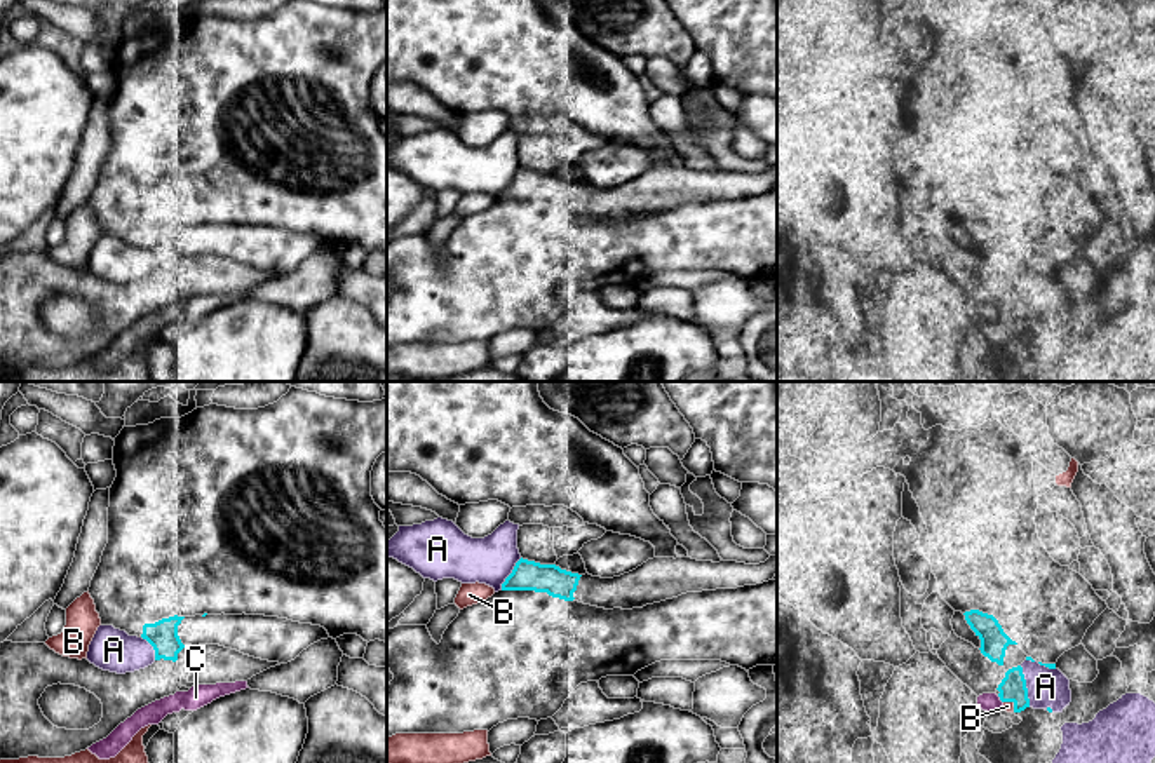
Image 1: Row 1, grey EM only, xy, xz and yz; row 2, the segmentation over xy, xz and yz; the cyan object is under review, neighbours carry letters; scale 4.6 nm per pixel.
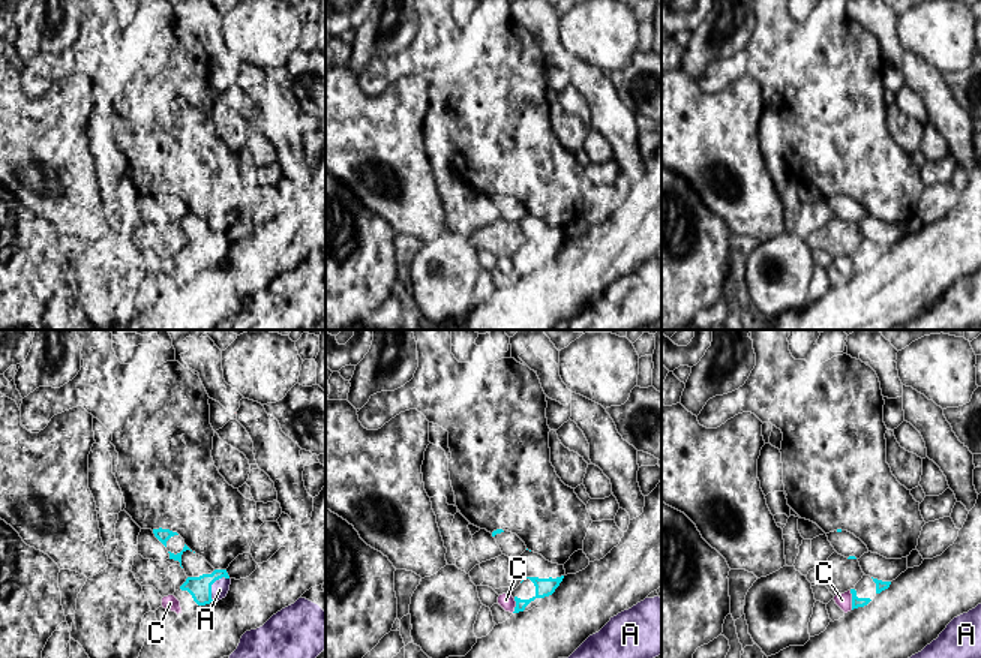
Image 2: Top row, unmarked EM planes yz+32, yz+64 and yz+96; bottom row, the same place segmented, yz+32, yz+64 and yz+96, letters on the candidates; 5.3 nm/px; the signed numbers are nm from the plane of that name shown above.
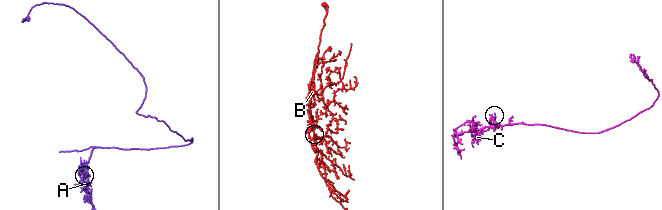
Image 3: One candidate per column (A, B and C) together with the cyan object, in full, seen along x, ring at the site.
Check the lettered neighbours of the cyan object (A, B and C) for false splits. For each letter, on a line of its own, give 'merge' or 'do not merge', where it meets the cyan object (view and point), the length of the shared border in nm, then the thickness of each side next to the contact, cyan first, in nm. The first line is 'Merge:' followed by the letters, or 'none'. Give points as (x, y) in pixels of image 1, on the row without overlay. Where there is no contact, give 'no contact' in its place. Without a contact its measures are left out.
Merge: none
A: do not merge | yz (1025, 297) | 200 nm | 130/180 nm
B: do not merge | yz (1014, 314) | 80 nm | 130/50 nm
C: do not merge | yz (1000, 309) | 50 nm | 130/90 nm

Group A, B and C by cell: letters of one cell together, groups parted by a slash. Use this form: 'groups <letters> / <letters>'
groups A / B / C

